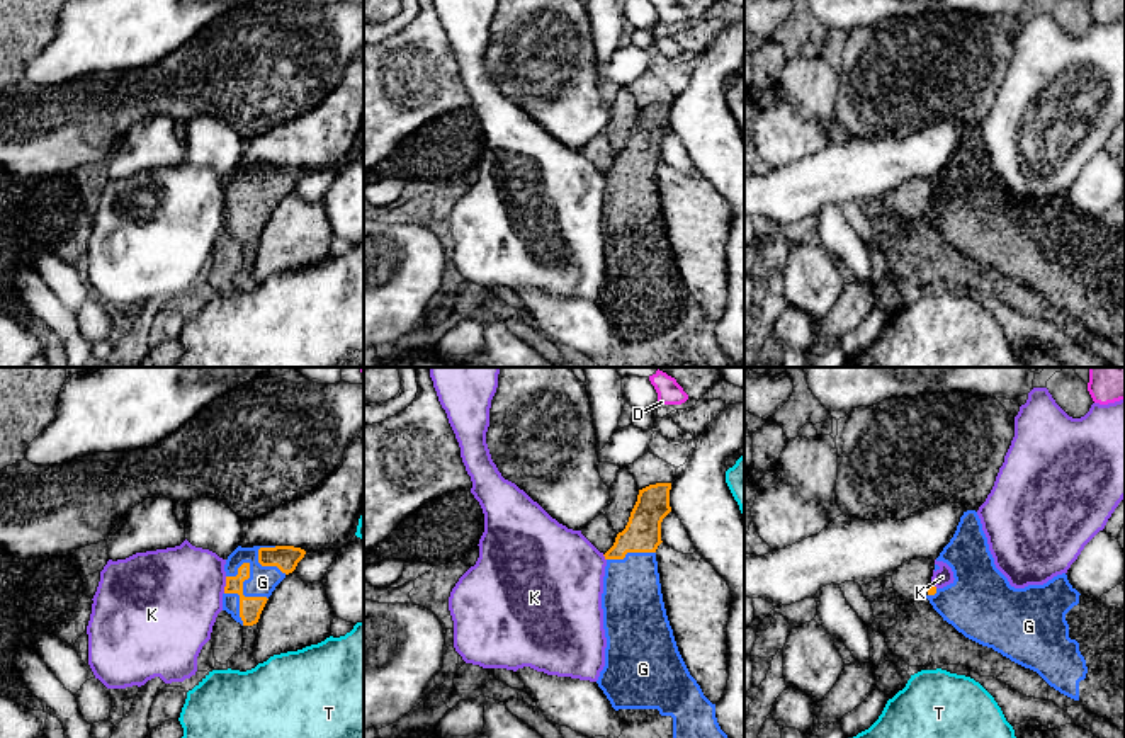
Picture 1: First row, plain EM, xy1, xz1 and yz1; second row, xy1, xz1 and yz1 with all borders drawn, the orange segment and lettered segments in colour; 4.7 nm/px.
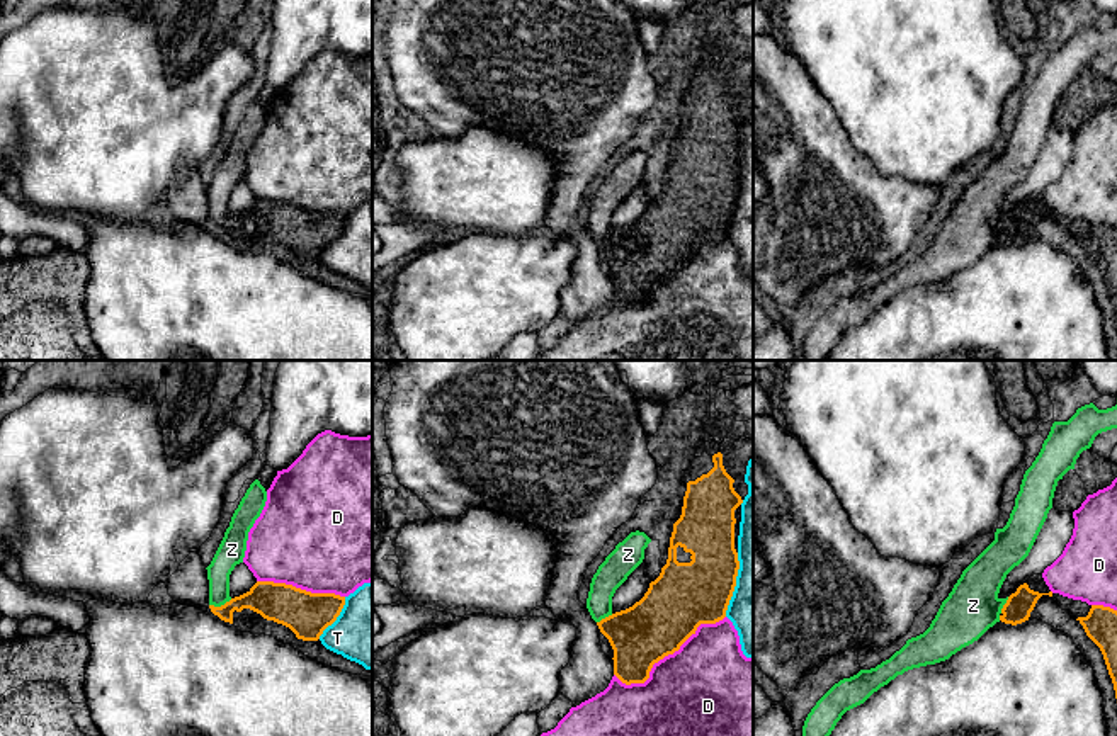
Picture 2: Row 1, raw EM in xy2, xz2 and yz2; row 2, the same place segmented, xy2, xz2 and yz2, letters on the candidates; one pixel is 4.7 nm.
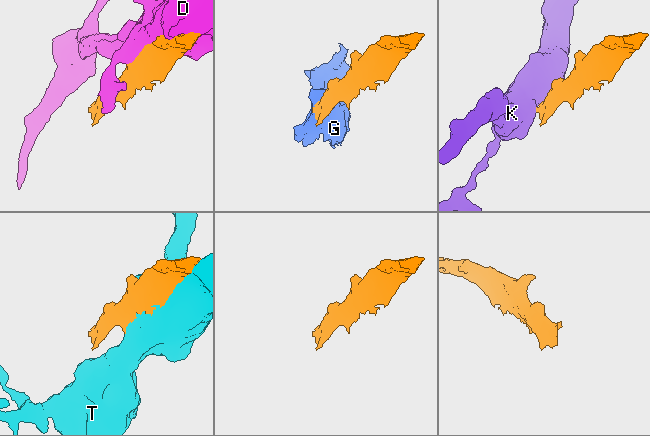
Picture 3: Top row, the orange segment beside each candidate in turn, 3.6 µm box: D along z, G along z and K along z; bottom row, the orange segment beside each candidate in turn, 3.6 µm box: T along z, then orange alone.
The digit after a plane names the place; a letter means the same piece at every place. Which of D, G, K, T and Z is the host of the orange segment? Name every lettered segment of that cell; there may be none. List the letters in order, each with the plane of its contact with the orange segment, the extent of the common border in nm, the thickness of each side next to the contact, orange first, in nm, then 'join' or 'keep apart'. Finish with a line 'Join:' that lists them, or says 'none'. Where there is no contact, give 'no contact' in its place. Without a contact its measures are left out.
D: xz2 | 600 nm | 300/480 nm | keep apart
G: xy1 | 300 nm | 110/140 nm | join
K: xy1 | 80 nm | 110/440 nm | keep apart
T: xy2 | 240 nm | 220/340 nm | keep apart
Z: xy2 | 120 nm | 180/120 nm | keep apart
Join: G

